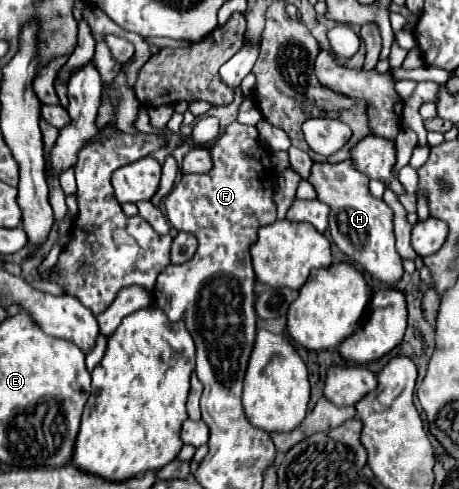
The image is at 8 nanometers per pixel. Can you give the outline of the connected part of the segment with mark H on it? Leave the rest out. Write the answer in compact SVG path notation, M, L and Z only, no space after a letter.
M346 159L336 165L314 163L308 181L314 185L318 193L318 201L330 207L328 229L338 249L346 253L354 263L362 265L362 269L370 273L374 279L394 285L402 277L404 269L402 269L402 259L394 245L392 209L388 209L382 199L370 195L368 177L352 165L352 159Z

